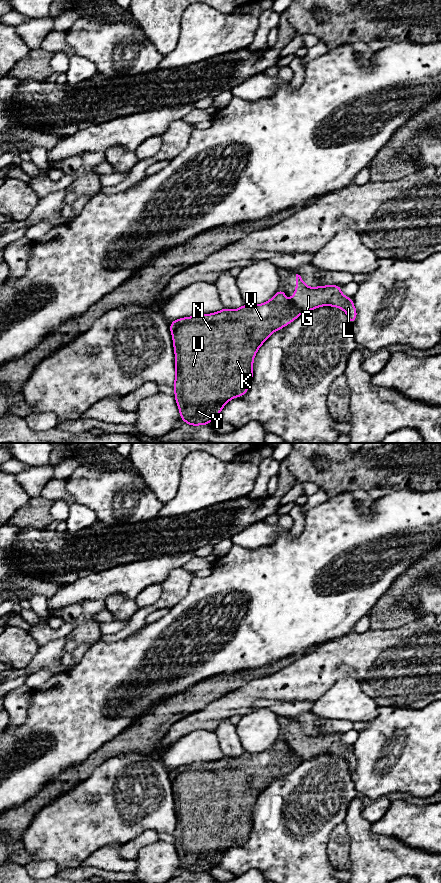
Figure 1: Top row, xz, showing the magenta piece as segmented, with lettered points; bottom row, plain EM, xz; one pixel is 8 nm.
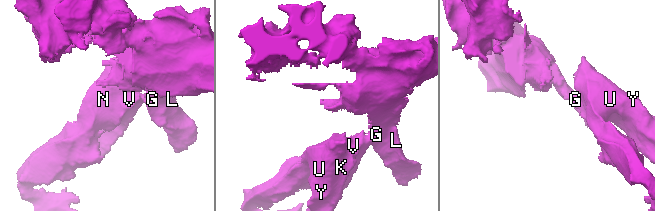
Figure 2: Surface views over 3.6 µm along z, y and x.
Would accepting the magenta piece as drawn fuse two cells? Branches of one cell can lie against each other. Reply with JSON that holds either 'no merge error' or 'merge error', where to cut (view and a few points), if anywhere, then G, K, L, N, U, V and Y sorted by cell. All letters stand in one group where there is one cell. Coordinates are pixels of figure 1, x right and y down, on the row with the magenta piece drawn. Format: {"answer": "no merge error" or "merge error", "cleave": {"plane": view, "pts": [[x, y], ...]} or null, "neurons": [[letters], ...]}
{"answer": "merge error", "cleave": {"plane": "xz", "pts": [[291, 300], [301, 312]]}, "neurons": [["G", "L"], ["K", "N", "U", "V", "Y"]]}

